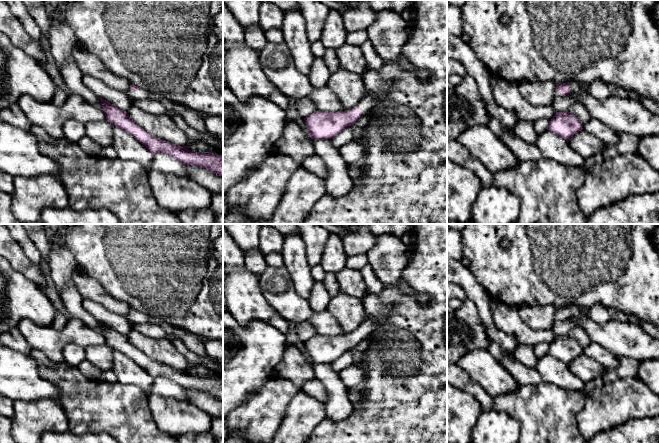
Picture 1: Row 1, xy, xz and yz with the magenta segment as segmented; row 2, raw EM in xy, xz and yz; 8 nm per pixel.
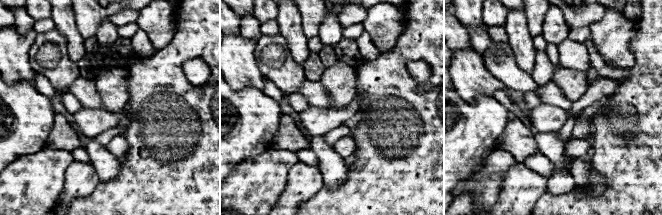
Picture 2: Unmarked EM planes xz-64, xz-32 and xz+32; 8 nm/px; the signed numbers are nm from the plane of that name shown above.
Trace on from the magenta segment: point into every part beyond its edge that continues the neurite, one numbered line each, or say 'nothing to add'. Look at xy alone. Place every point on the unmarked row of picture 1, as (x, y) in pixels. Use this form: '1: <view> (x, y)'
1: xy (139, 318)

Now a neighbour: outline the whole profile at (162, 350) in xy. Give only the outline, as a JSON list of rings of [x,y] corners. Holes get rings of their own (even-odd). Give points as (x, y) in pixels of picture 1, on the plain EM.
[[[133,329],[127,338],[132,345],[152,360],[179,370],[186,370],[189,367],[187,358],[175,348],[172,339],[168,336],[154,339]]]

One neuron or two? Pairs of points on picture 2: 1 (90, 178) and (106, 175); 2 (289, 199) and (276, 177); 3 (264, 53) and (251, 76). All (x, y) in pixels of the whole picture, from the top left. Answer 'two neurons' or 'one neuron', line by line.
1: two neurons
2: two neurons
3: two neurons

